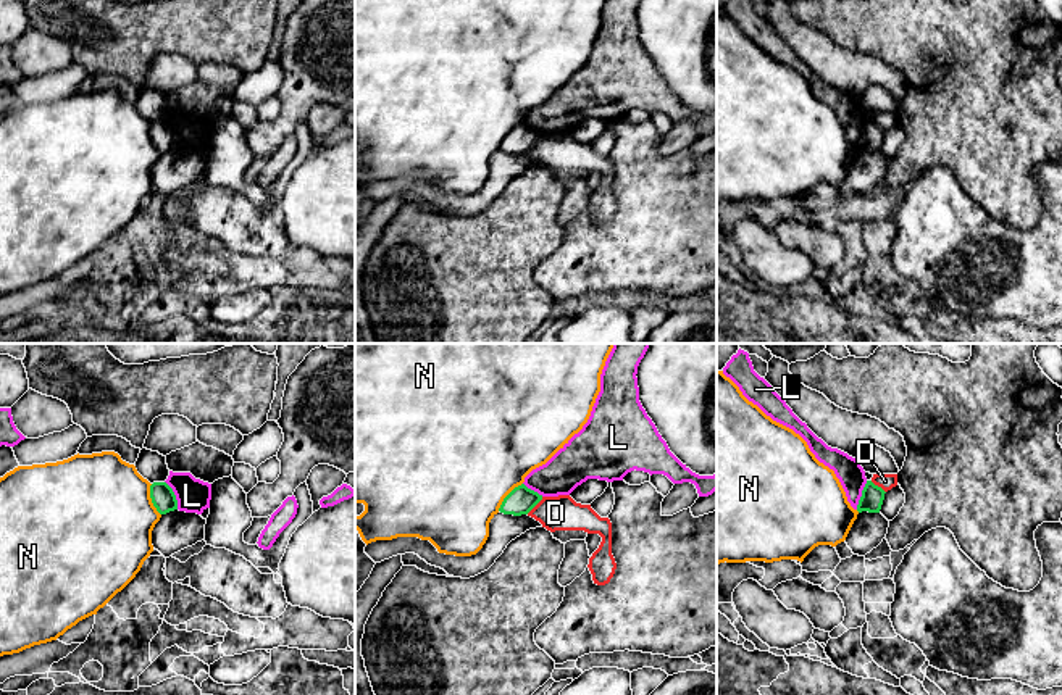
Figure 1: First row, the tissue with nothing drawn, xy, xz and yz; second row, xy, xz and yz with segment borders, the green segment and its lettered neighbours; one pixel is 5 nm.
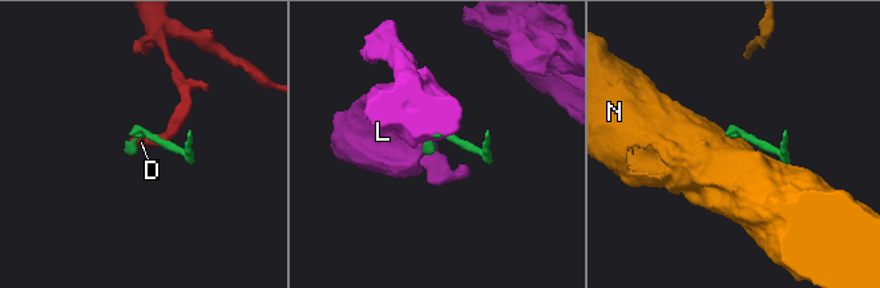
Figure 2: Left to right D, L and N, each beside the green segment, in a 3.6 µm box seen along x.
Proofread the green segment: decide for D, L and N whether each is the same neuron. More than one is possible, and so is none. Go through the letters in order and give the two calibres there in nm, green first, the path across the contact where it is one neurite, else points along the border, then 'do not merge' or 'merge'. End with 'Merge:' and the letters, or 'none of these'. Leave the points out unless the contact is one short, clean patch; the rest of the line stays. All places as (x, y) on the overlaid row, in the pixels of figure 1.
D: calibres 140 and 180 nm; do not merge
L: calibres 110 and 140 nm; do not merge
N: calibres 120 and 500 nm; do not merge
Merge: none of these

